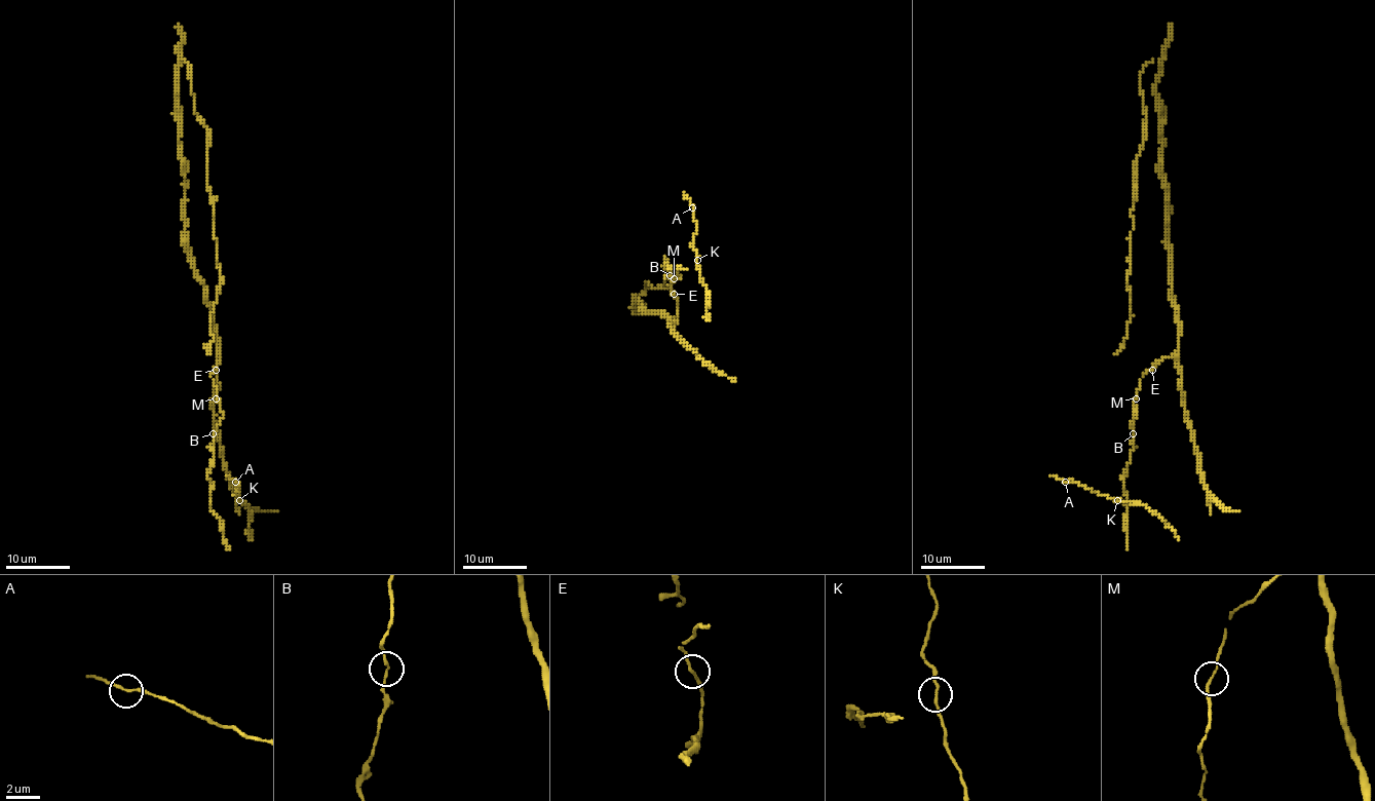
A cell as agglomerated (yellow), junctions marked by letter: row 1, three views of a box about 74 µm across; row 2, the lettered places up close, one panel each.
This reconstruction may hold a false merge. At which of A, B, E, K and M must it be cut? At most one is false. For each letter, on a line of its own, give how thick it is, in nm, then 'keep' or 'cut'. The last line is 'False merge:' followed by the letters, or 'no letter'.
A: 150 nm | keep
B: 150 nm | keep
E: 150 nm | keep
K: 160 nm | keep
M: 140 nm | keep
False merge: no letter

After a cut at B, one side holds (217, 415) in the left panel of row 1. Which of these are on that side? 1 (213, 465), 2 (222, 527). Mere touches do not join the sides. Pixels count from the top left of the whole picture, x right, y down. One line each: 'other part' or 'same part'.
1: other part
2: other part

